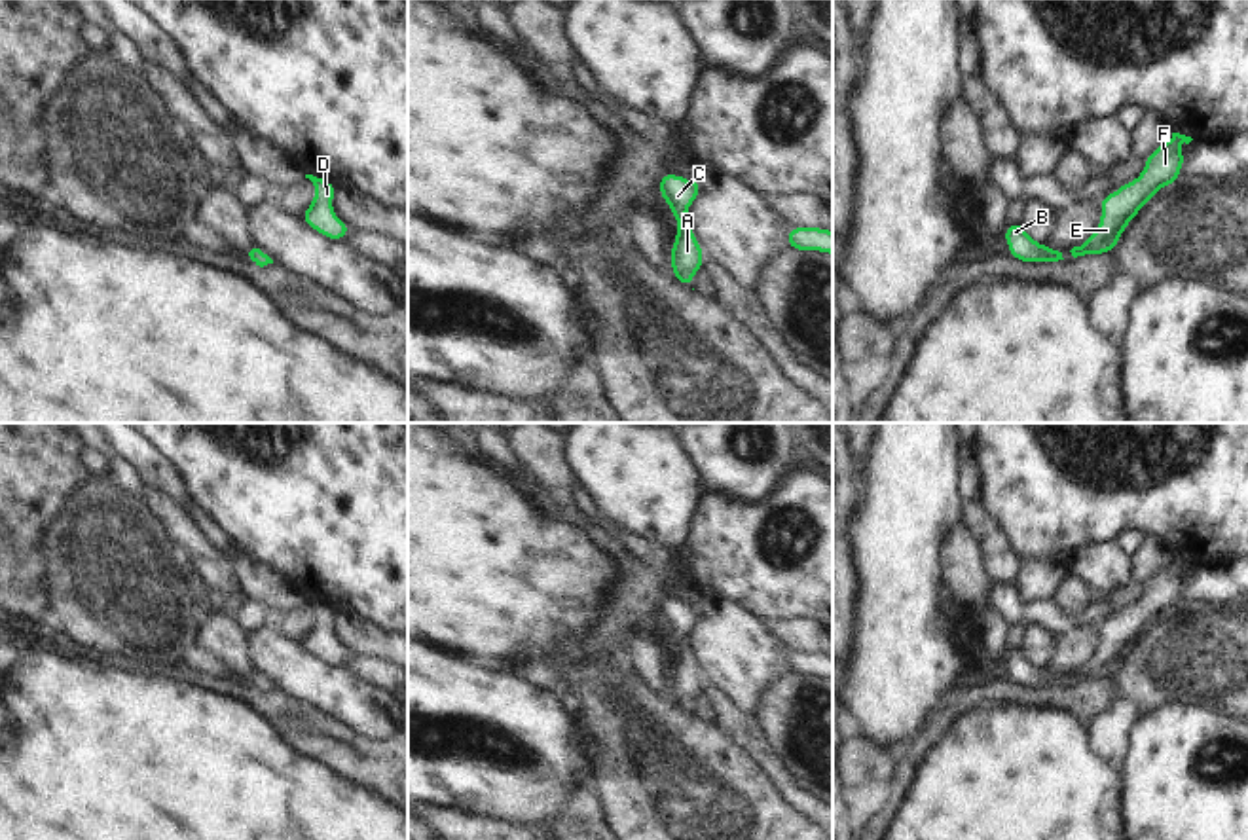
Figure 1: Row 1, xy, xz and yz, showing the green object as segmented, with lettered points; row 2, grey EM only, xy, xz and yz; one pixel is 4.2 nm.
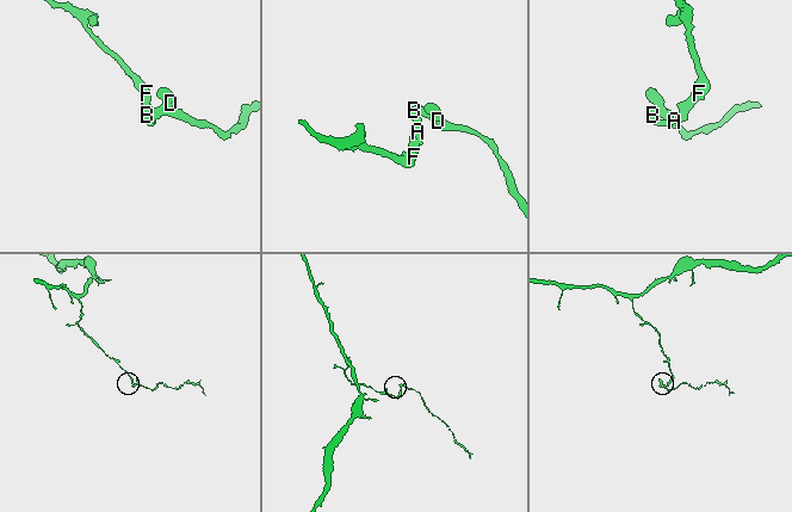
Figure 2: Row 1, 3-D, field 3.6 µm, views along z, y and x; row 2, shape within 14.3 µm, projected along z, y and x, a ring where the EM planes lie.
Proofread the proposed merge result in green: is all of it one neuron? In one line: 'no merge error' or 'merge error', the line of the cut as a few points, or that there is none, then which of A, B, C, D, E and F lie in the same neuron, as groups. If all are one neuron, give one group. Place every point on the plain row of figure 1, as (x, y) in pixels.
no merge error; no cut; A B C D E F

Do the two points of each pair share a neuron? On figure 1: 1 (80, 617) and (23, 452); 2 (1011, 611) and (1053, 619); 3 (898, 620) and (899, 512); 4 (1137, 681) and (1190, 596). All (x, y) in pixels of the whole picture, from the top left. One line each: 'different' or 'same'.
1: different
2: same
3: same
4: different

